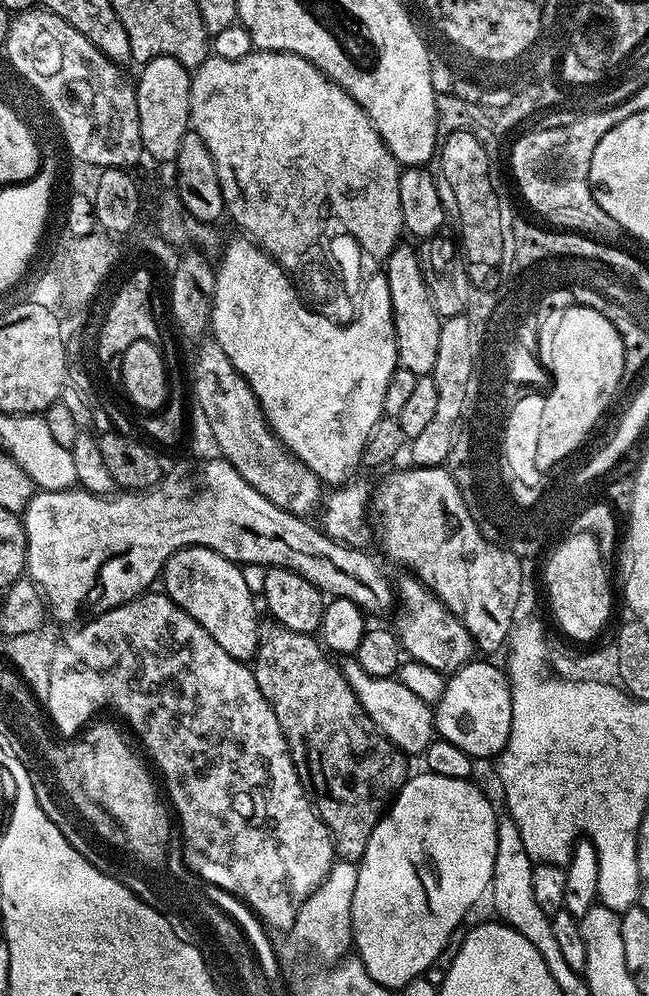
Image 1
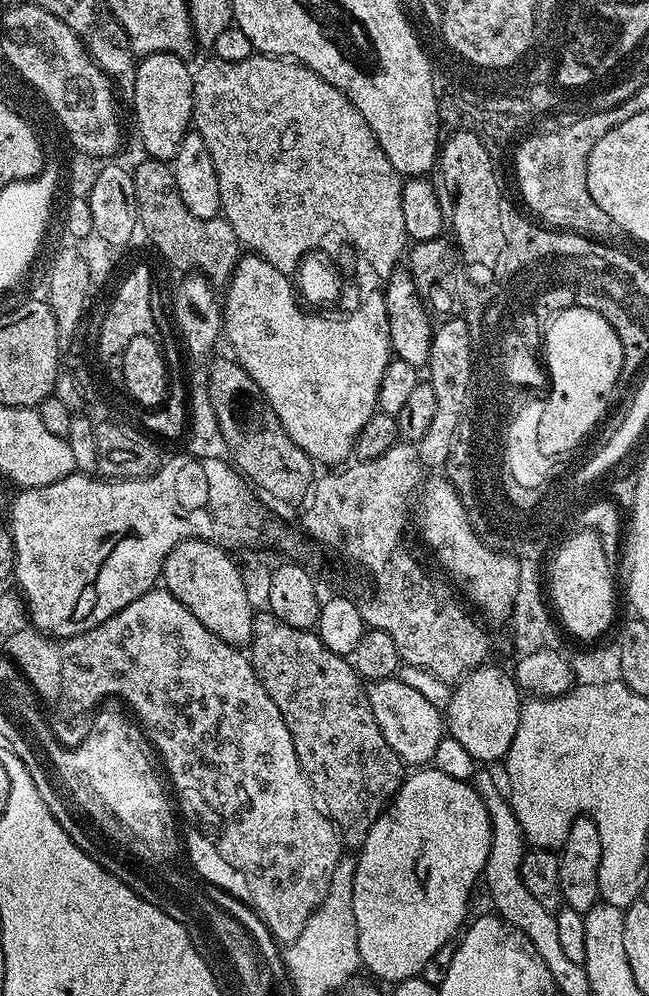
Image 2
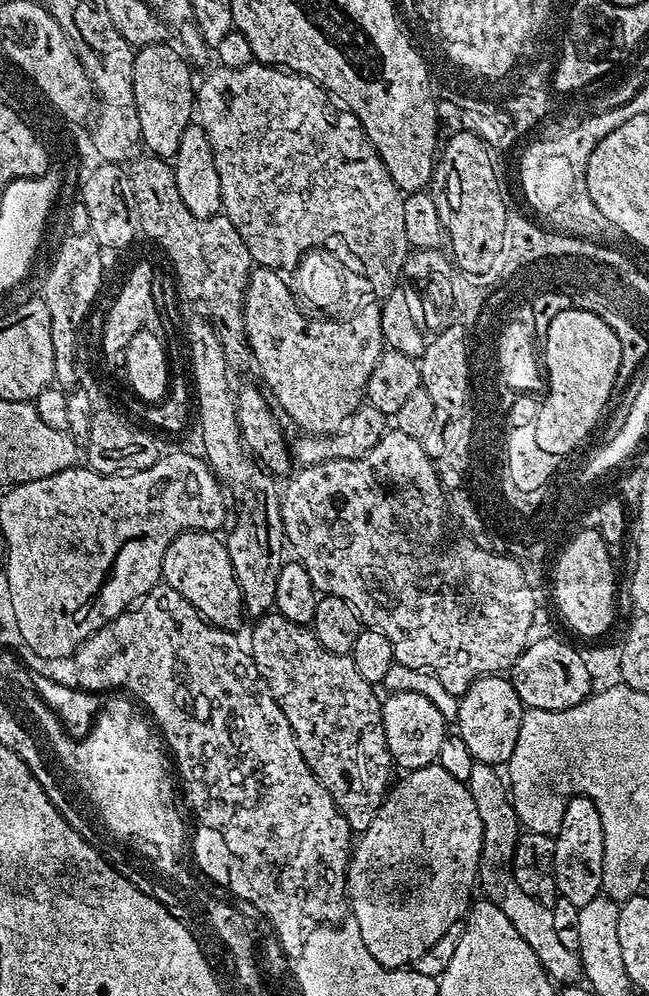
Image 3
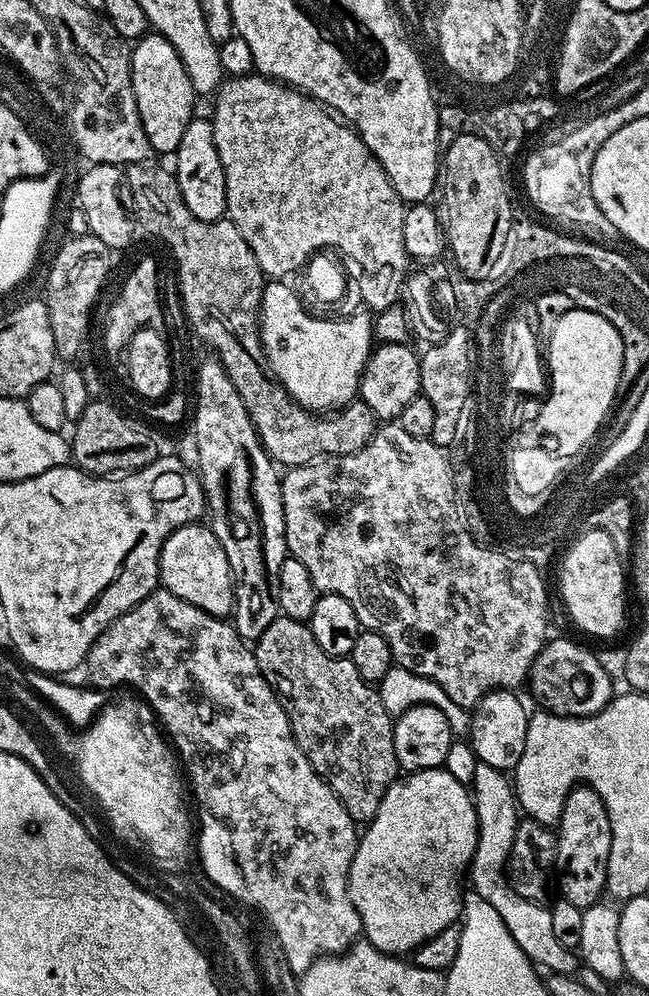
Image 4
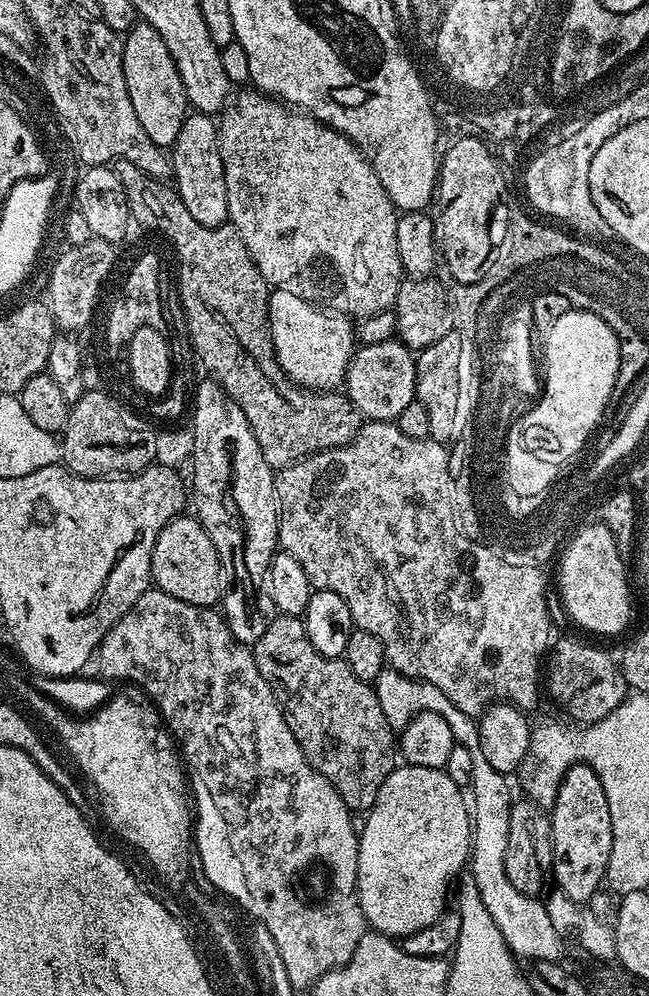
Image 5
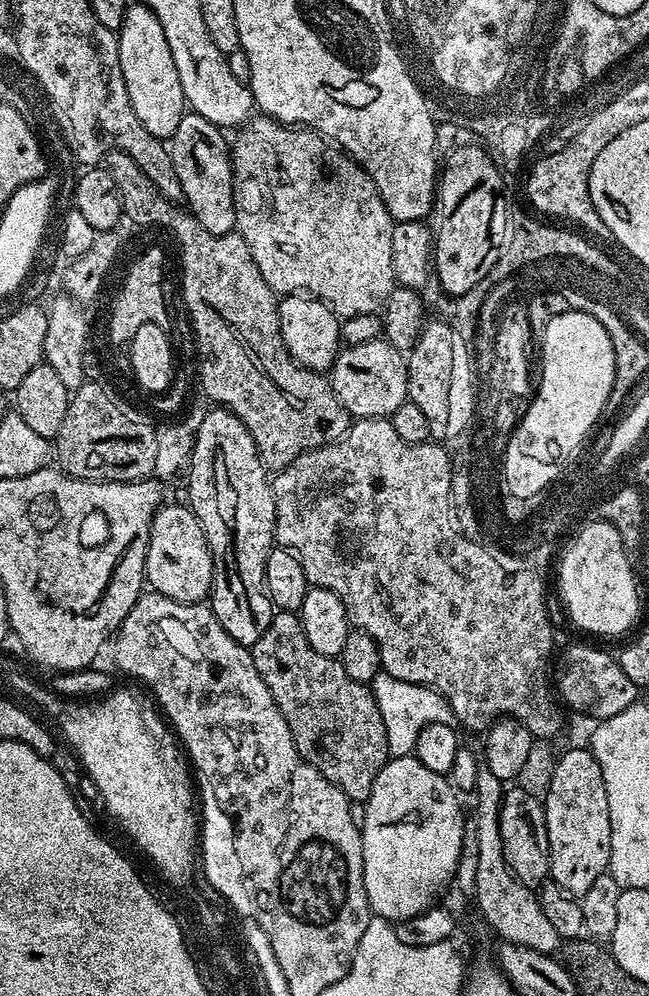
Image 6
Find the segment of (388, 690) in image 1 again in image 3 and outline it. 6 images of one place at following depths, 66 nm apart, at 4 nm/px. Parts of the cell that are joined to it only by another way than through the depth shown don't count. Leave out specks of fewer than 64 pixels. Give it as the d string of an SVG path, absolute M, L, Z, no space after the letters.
M388 692L380 709L382 726L386 730L386 746L390 746L392 762L397 769L425 768L437 763L438 750L442 750L442 742L449 735L450 728L442 710L438 710L430 698L417 692Z

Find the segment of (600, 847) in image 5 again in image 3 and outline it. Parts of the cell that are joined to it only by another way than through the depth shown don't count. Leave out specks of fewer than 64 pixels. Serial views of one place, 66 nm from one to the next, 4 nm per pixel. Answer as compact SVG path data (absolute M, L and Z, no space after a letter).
M573 796L566 806L566 814L562 814L562 826L554 839L554 874L559 899L570 902L570 906L579 910L586 906L586 902L591 902L601 895L604 887L604 831L598 806L594 806L590 798Z

